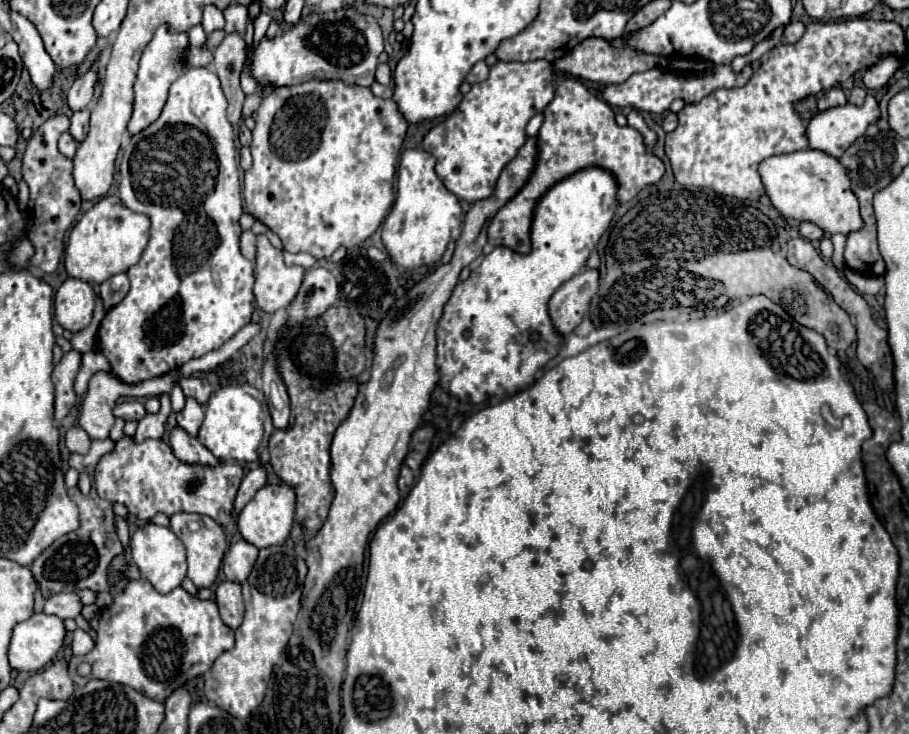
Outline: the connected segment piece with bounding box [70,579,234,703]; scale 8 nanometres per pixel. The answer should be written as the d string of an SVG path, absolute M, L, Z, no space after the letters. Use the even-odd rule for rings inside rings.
M146 579L130 581L124 591L114 591L114 605L106 609L98 627L96 647L84 657L72 657L70 677L82 687L90 679L106 679L164 701L174 689L188 681L188 671L196 663L214 663L220 653L234 647L234 631L222 623L214 601L188 595L182 587L162 595ZM88 661L92 673L80 677L76 667Z

